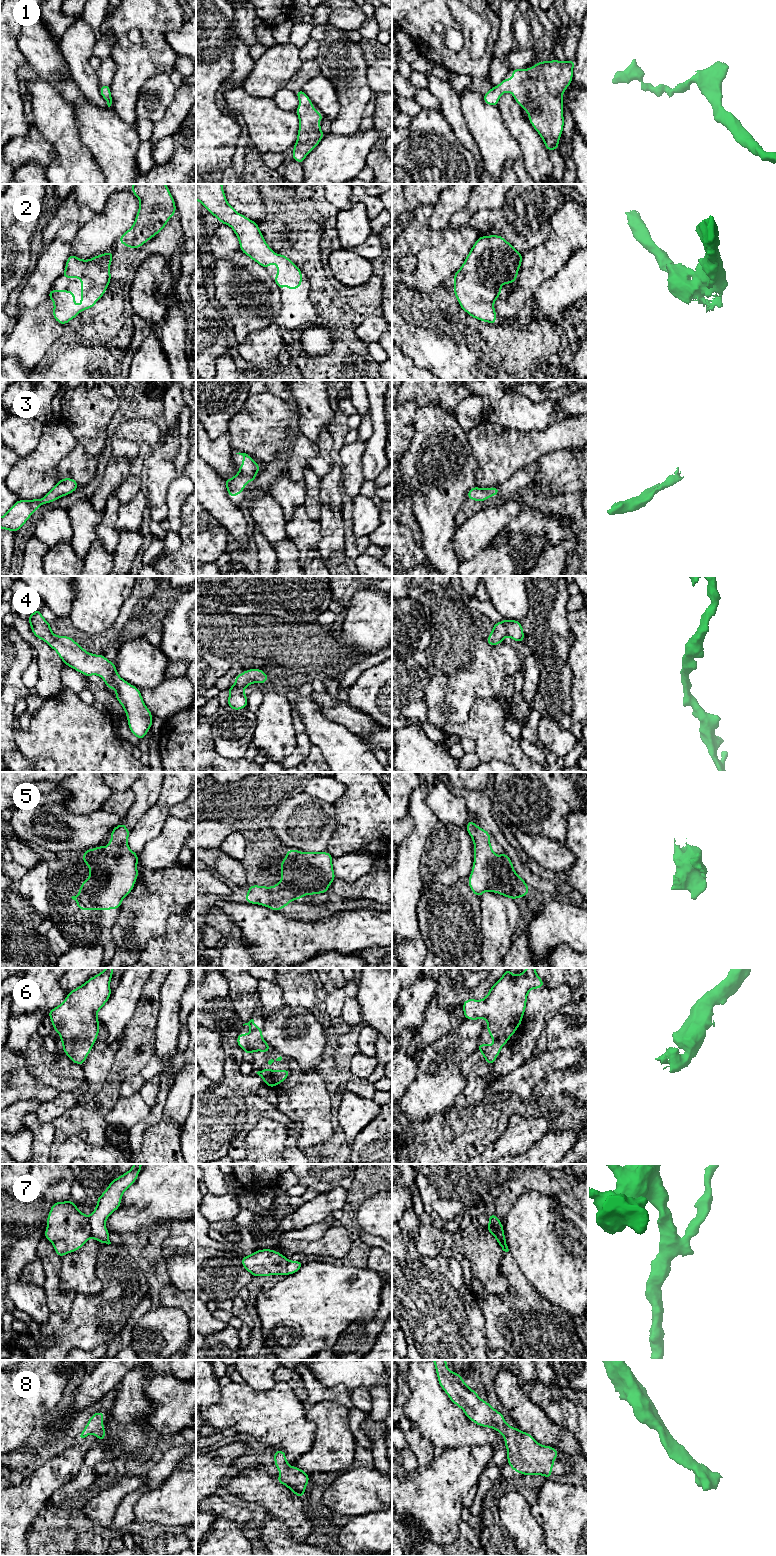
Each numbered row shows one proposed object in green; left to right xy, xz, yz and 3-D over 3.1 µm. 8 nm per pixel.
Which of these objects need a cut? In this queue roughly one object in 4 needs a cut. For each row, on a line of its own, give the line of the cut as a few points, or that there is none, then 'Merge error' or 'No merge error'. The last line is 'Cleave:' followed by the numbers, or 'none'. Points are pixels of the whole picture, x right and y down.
1: No split. No merge error
2: No split. No merge error
3: No split. No merge error
4: No split. No merge error
5: No split. No merge error
6: No split. No merge error
7: Split along xy (88, 1216), (92, 1236). Merge error
8: No split. No merge error
Cleave: 7

